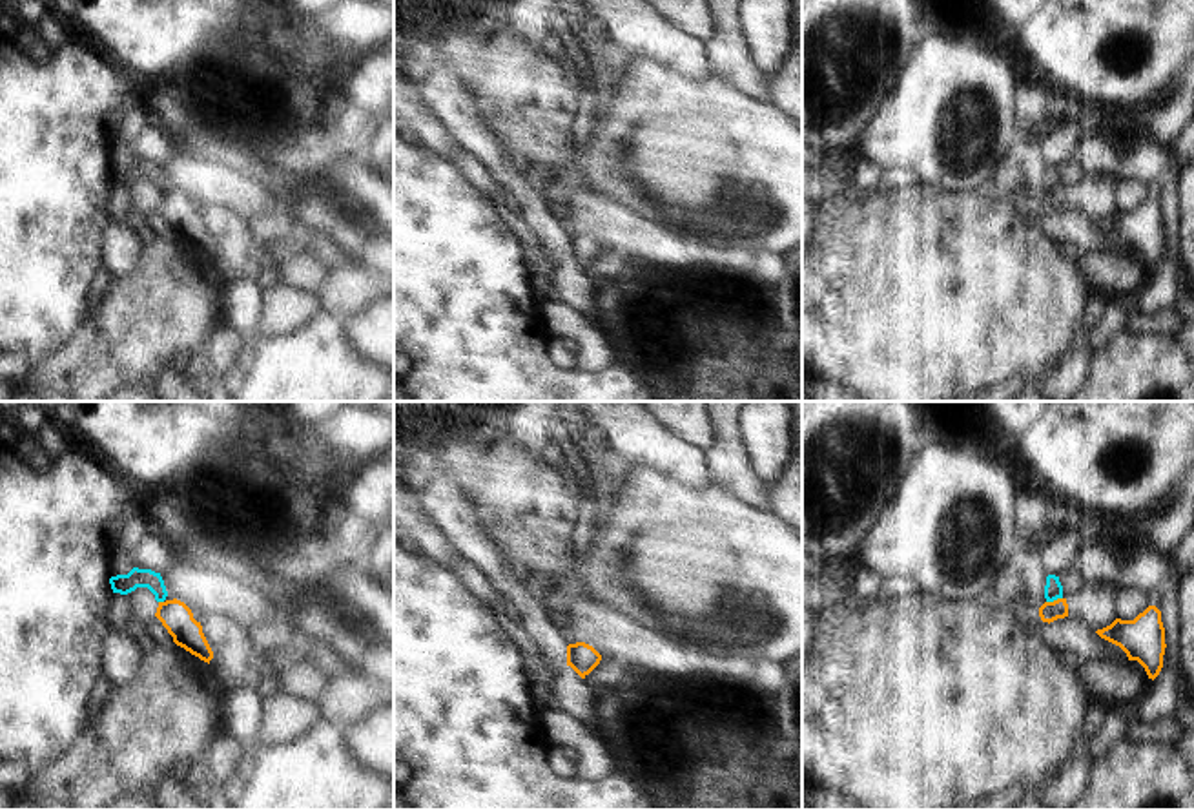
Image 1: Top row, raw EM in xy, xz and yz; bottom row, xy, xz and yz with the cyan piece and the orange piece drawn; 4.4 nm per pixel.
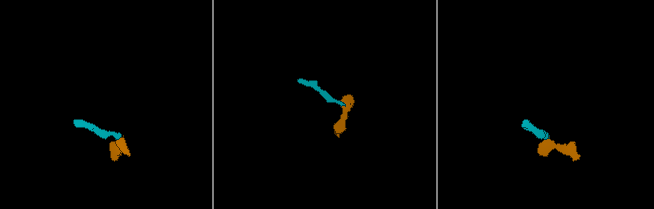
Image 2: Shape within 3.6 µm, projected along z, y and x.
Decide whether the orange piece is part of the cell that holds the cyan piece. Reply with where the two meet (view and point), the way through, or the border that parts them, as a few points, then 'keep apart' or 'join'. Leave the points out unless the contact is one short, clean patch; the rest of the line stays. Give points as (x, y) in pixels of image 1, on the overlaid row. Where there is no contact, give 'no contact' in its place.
yz (1054, 599) | across yz (1052, 590), (1054, 599), (1049, 612) | join

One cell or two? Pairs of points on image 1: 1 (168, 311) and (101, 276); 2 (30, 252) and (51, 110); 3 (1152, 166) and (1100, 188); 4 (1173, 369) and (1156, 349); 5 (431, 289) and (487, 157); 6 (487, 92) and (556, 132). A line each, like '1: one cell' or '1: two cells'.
1: two cells
2: one cell
3: two cells
4: one cell
5: two cells
6: one cell

